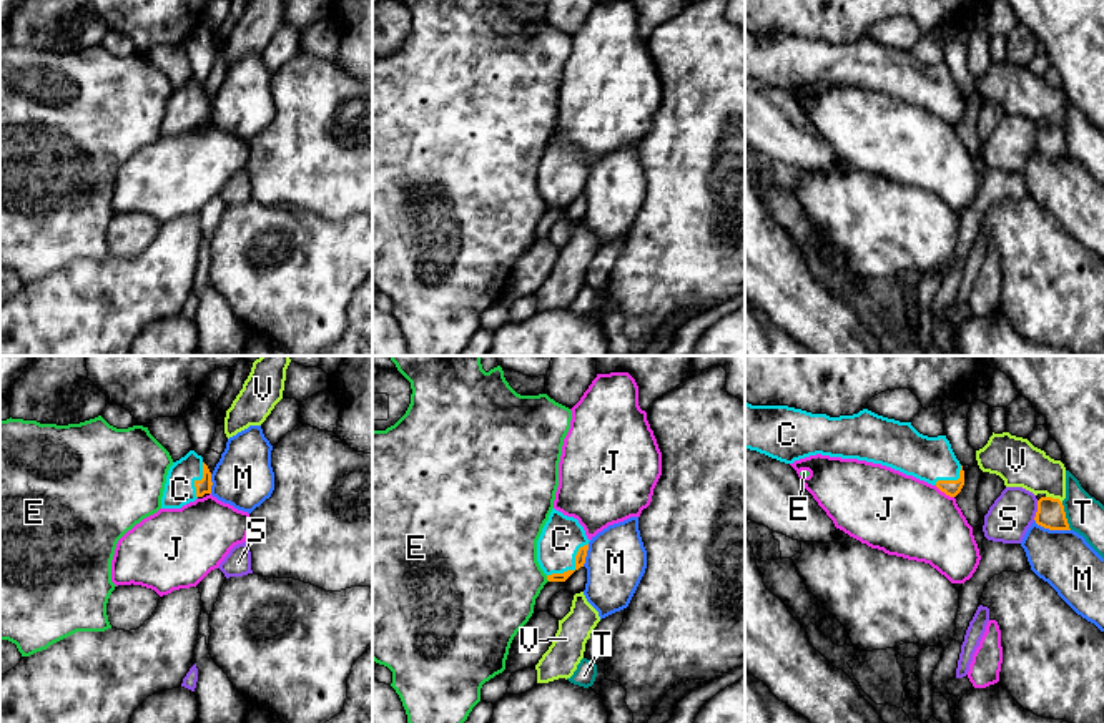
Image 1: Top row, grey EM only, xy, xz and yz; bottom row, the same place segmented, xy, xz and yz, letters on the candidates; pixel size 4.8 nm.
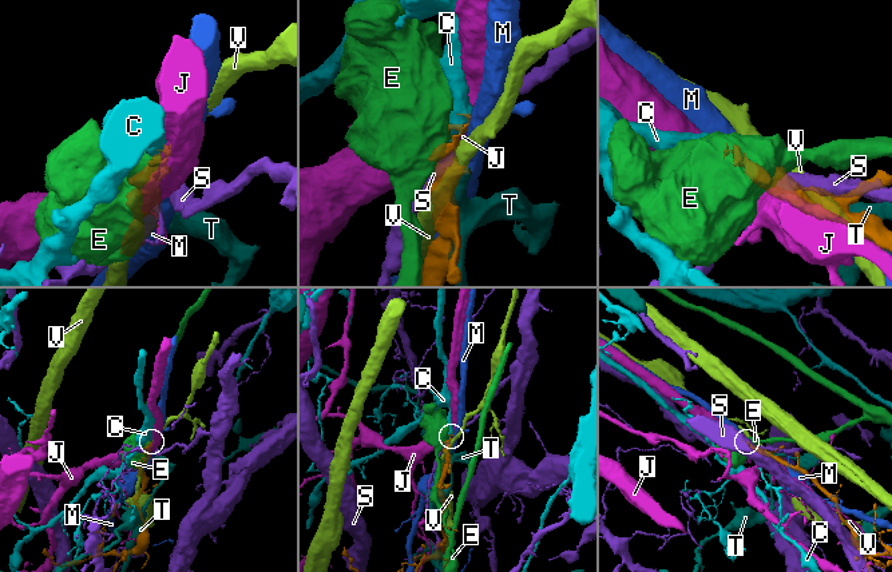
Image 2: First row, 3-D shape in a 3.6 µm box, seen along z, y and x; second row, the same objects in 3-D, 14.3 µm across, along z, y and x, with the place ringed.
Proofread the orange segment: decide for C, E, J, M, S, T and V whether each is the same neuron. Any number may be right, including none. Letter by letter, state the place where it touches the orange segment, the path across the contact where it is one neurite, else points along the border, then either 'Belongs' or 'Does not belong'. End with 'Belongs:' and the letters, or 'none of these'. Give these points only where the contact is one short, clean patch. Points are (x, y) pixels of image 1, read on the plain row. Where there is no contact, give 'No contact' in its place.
C: Touches orange at xz (576, 195). Belongs
E: Touches orange at xz (547, 206). Does not belong
J: Touches orange at yz (945, 120). Does not belong
M: Touches orange at yz (1051, 157). Does not belong
S: Touches orange at yz (1038, 138). Does not belong
T: Touches orange at yz (1064, 143). Does not belong
V: Touches orange at yz (1054, 127). Does not belong
Belongs: C

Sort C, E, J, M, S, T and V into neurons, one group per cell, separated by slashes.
C / E / J / M / S / T / V

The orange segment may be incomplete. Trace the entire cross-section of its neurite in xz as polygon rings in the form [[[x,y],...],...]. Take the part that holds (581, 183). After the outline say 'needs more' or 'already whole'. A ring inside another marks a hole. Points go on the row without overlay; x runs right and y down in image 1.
[[[552,136],[537,168],[537,189],[549,209],[565,209],[584,194],[589,166],[577,146]]]; needs more

